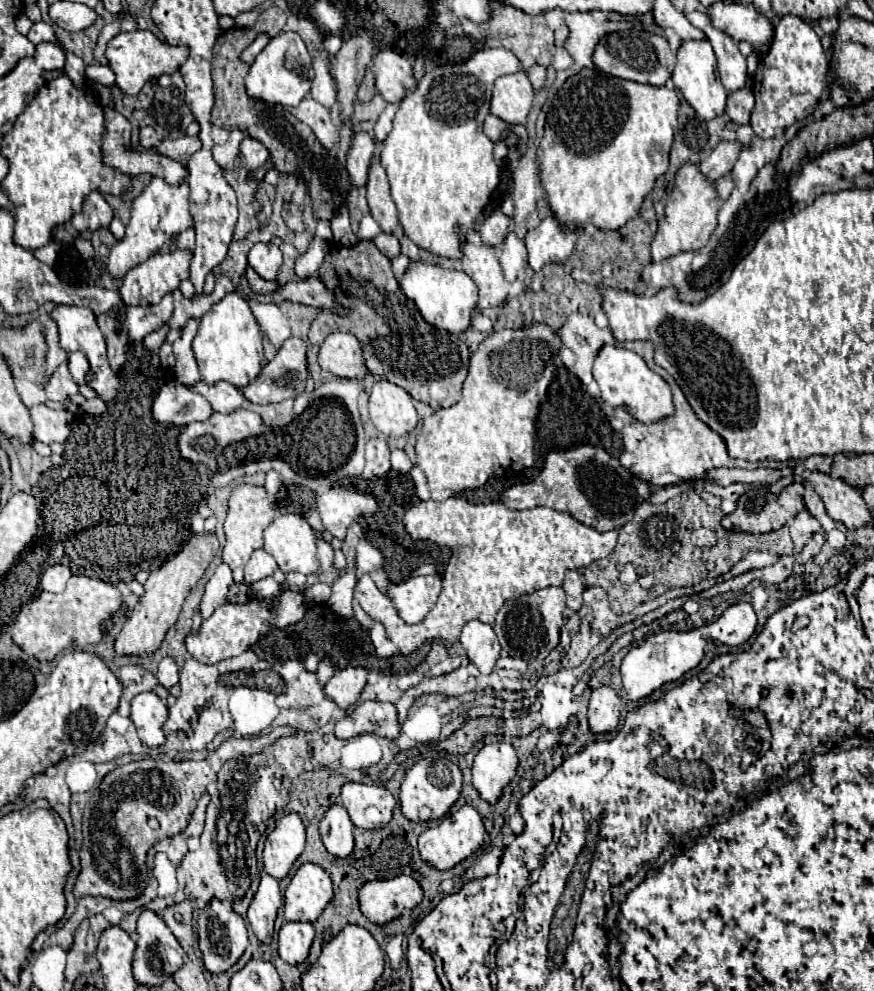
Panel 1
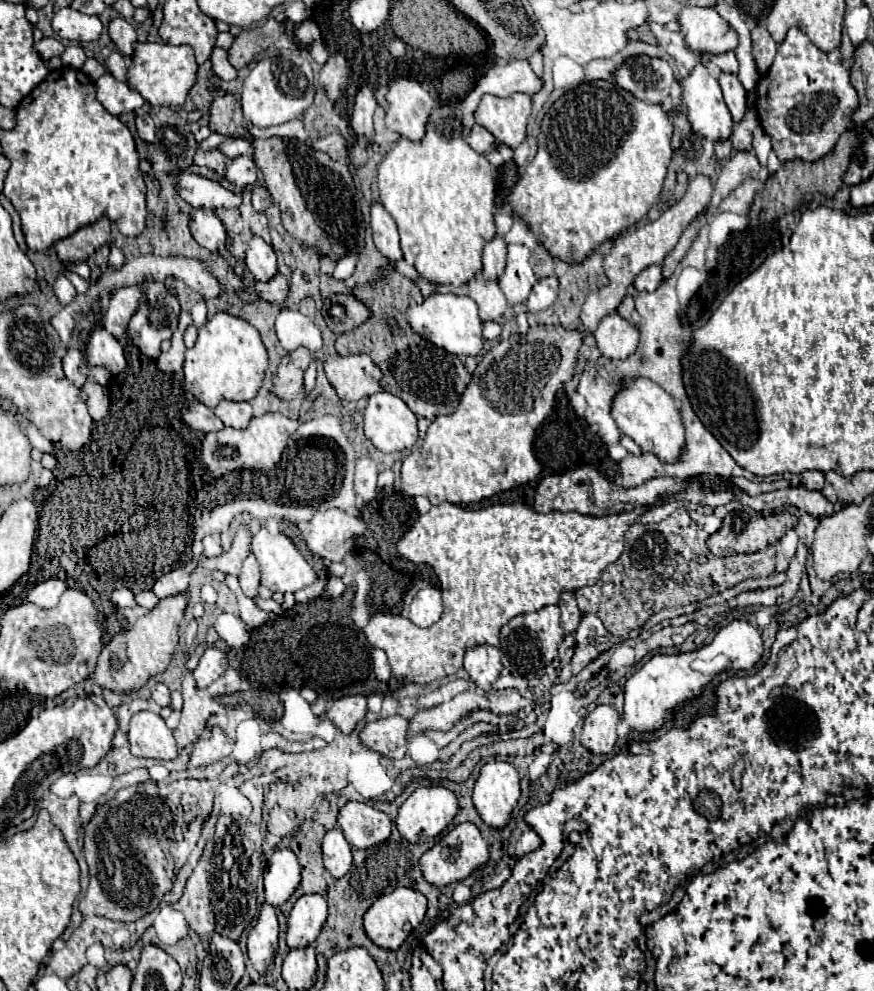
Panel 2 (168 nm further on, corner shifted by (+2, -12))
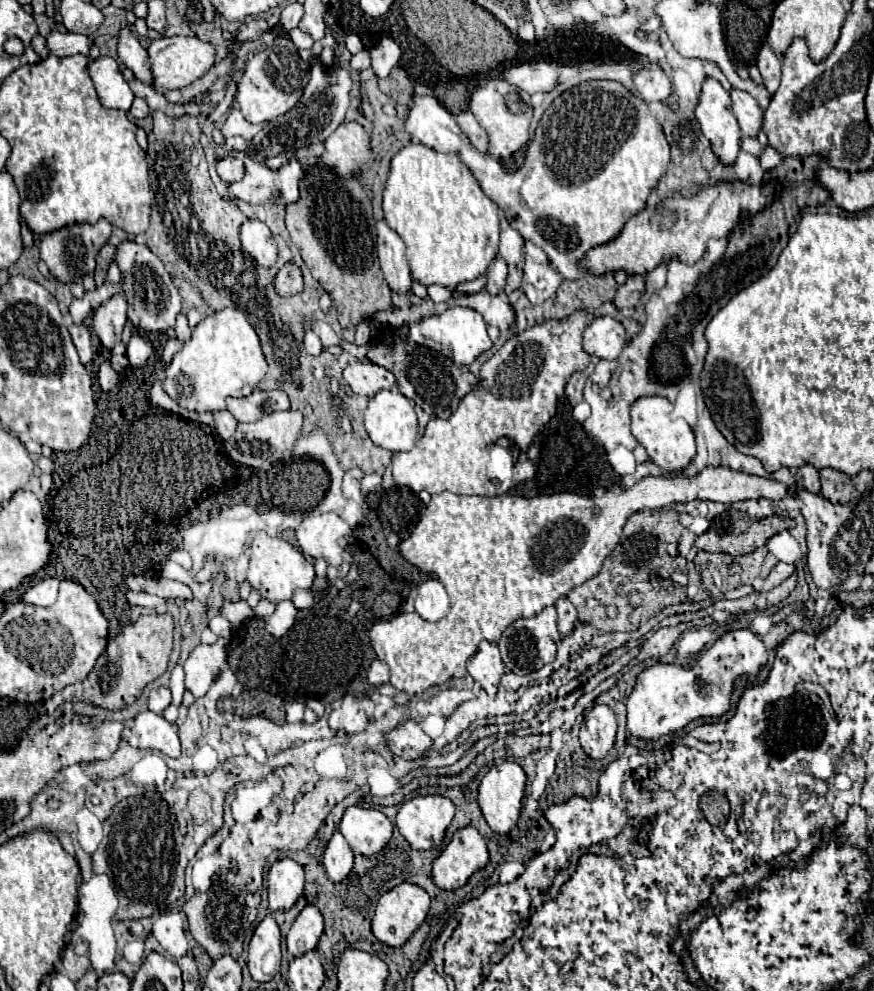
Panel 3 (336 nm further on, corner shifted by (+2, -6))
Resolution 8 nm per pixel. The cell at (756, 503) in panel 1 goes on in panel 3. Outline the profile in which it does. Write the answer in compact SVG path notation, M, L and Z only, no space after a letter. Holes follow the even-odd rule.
M732 508L712 520L712 526L702 536L696 538L696 546L706 552L726 552L732 556L740 556L740 554L748 554L748 552L754 552L756 548L764 546L774 534L778 534L782 530L790 530L792 524L794 524L794 520L782 518L782 516L768 516L762 520L752 520L746 512Z

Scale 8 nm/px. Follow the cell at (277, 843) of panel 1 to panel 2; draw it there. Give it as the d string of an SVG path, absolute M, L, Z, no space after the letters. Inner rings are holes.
M280 848L268 860L264 872L266 902L272 906L282 906L300 884L300 866L298 858L290 848Z

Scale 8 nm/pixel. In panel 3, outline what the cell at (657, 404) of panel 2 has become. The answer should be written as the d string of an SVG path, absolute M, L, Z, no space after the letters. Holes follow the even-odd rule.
M642 396L632 404L630 410L630 428L634 438L646 448L650 460L658 464L664 472L676 472L690 464L696 456L696 442L692 428L684 418L674 414L674 406L664 396Z

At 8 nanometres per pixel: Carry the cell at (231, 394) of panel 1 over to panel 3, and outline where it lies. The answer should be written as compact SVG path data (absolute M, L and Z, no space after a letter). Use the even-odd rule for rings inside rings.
M254 390L246 398L228 398L226 408L238 422L256 422L262 414L274 412L274 410L290 410L288 396L282 390Z

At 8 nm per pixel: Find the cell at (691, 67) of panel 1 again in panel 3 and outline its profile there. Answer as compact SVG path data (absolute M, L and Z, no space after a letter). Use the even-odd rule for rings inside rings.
M704 80L694 114L720 162L732 164L740 150L740 126L730 108L730 94L718 80Z

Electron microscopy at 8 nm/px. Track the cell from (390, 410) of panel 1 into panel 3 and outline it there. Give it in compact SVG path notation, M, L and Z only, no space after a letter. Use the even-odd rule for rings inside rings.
M396 388L392 390L382 390L374 398L370 398L368 408L364 412L364 424L370 440L386 450L392 452L406 452L416 444L416 434L418 434L418 422L416 422L416 412L410 400L400 394Z

